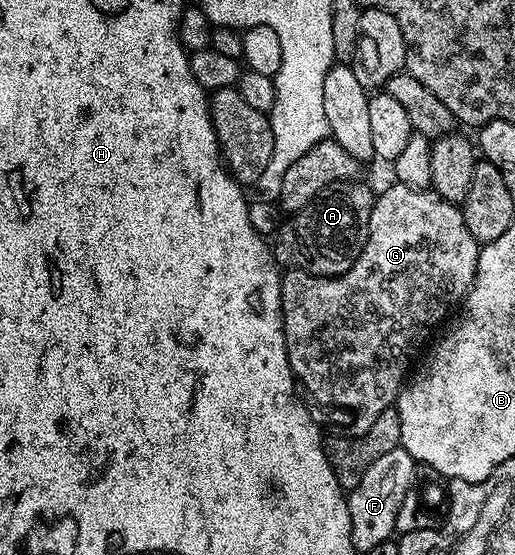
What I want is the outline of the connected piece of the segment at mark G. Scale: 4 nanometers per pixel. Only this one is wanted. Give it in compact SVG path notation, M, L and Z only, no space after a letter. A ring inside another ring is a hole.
M393 182L391 186L386 188L381 195L379 192L375 196L370 213L368 239L364 242L362 253L356 258L350 270L335 277L317 277L305 271L288 269L283 272L280 281L280 308L284 318L284 340L286 341L288 360L292 366L292 374L296 376L297 384L303 390L305 387L312 394L314 402L321 403L324 407L337 407L340 411L353 411L354 414L360 415L360 420L357 421L356 428L354 428L357 435L366 433L366 429L370 429L370 425L378 417L378 413L382 413L387 407L395 404L396 398L400 396L401 387L409 378L410 370L408 371L408 366L411 365L416 350L423 345L424 338L436 326L439 328L449 318L453 308L463 300L472 288L472 282L476 280L478 257L481 249L481 244L477 243L475 237L470 233L470 229L466 229L464 212L457 204L446 201L437 191L431 189L419 191L397 182Z

